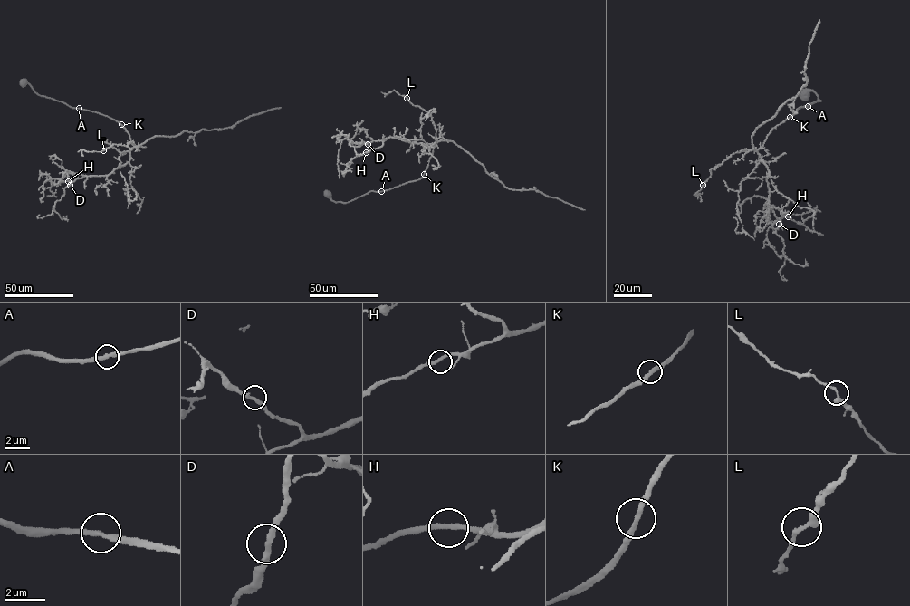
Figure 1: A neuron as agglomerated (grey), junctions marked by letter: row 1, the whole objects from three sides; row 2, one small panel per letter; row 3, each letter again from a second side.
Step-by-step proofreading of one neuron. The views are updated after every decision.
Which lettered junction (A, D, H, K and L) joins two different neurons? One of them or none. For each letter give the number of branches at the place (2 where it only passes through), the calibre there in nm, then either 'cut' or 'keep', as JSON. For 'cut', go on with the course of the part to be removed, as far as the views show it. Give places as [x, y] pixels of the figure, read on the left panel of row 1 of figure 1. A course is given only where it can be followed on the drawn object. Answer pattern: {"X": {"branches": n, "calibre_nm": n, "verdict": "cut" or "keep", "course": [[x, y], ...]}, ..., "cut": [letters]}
{"A": {"branches": 2, "calibre_nm": 280, "verdict": "keep"}, "D": {"branches": 2, "calibre_nm": 260, "verdict": "keep"}, "H": {"branches": 2, "calibre_nm": 260, "verdict": "keep"}, "K": {"branches": 2, "calibre_nm": 240, "verdict": "keep"}, "L": {"branches": 2, "calibre_nm": 240, "verdict": "keep"}, "cut": []}

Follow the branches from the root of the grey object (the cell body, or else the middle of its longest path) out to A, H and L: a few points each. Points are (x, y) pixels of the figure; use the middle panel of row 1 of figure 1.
A: (328, 194), (336, 202), (346, 203), (370, 191), (381, 191)
H: (328, 194), (346, 203), (418, 179), (436, 143), (428, 146), (388, 137), (366, 152)
L: (328, 194), (346, 203), (421, 177), (436, 131), (426, 111), (407, 98)

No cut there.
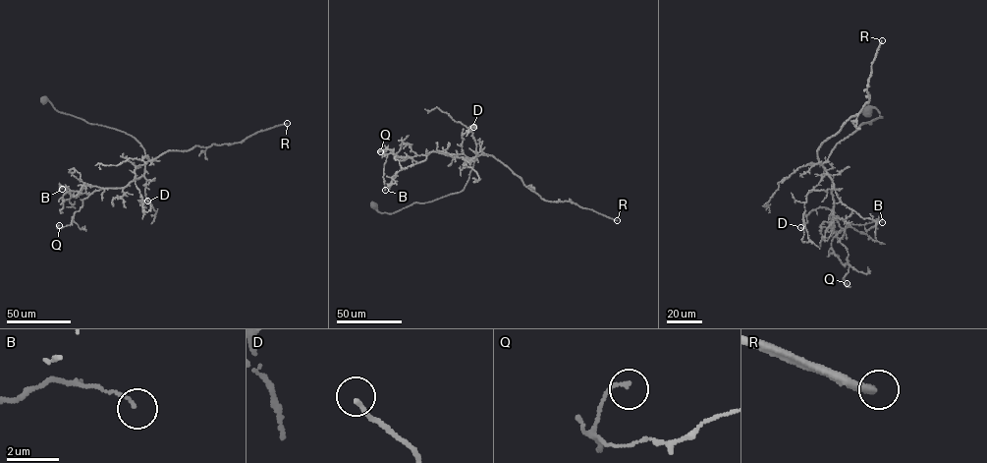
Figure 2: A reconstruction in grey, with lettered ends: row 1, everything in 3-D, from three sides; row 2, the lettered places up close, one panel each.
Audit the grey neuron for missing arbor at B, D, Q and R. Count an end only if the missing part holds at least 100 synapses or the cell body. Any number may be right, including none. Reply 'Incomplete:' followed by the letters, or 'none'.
Incomplete: R

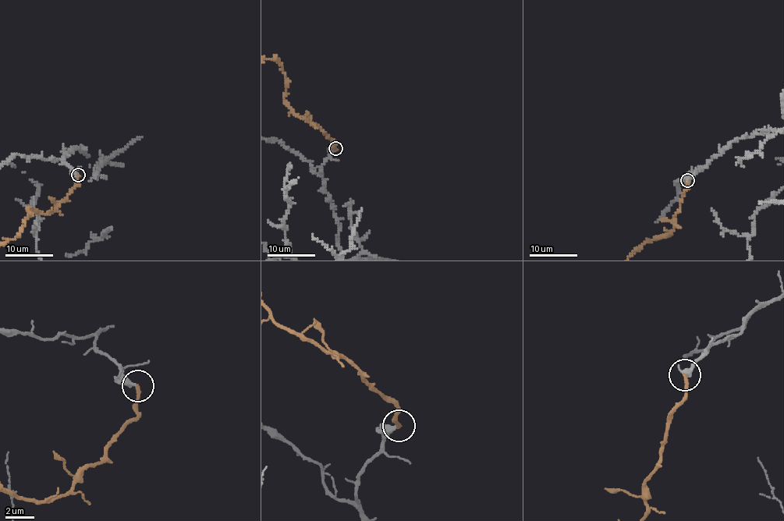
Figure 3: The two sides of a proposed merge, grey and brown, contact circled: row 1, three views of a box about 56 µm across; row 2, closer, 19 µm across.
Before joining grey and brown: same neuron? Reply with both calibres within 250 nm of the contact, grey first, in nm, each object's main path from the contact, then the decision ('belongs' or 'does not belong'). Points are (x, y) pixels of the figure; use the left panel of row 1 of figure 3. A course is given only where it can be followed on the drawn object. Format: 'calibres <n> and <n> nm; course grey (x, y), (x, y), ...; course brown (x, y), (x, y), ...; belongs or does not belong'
calibres 380 and 240 nm; course brown (78, 175), (78, 185), (53, 211), (42, 214), (27, 208), (28, 217), (20, 231), (6, 242); belongs

